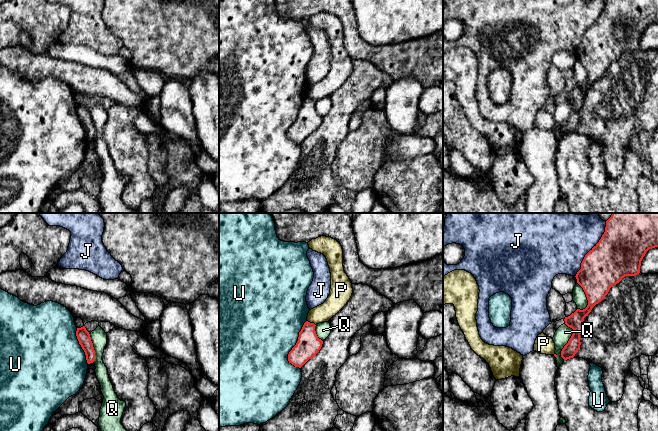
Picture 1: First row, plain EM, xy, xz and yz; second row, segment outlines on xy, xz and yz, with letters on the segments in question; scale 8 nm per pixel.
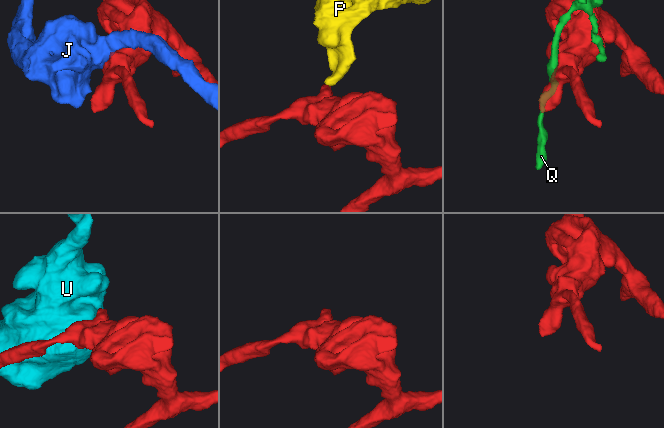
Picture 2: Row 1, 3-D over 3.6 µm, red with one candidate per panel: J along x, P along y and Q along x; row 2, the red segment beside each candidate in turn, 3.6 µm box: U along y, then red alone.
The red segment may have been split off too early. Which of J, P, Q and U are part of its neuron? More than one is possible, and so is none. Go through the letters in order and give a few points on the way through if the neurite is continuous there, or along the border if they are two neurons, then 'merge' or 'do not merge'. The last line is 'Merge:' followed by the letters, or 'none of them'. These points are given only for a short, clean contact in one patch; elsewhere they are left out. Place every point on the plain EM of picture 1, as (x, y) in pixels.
J: do not merge
P: border along xz (307, 96), (315, 101); do not merge
Q: do not merge
U: do not merge
Merge: none of them

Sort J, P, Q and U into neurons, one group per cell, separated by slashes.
J / P / Q / U

